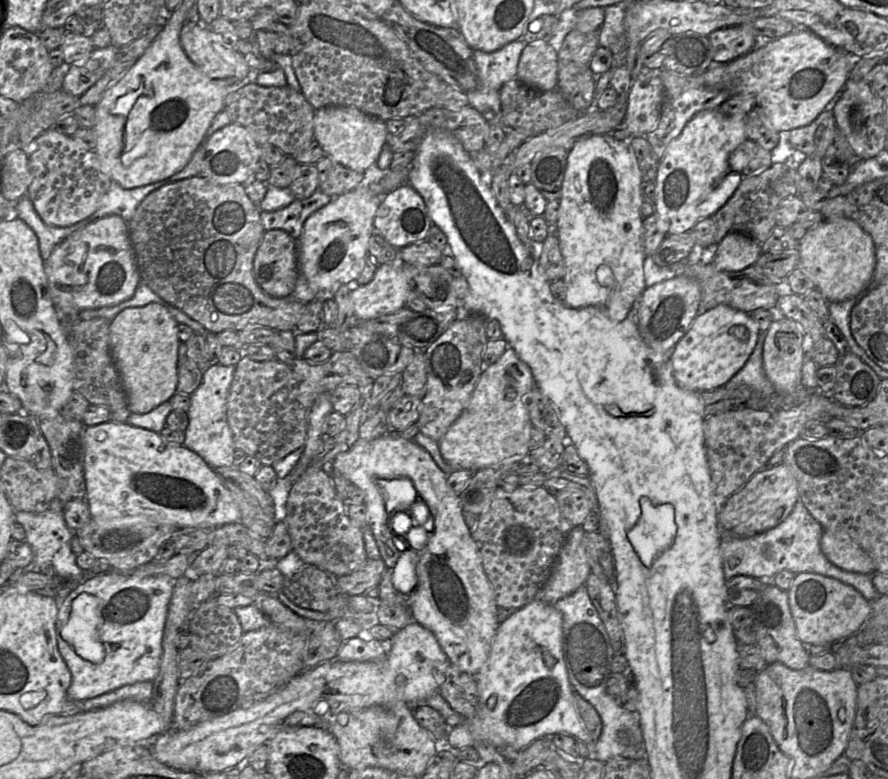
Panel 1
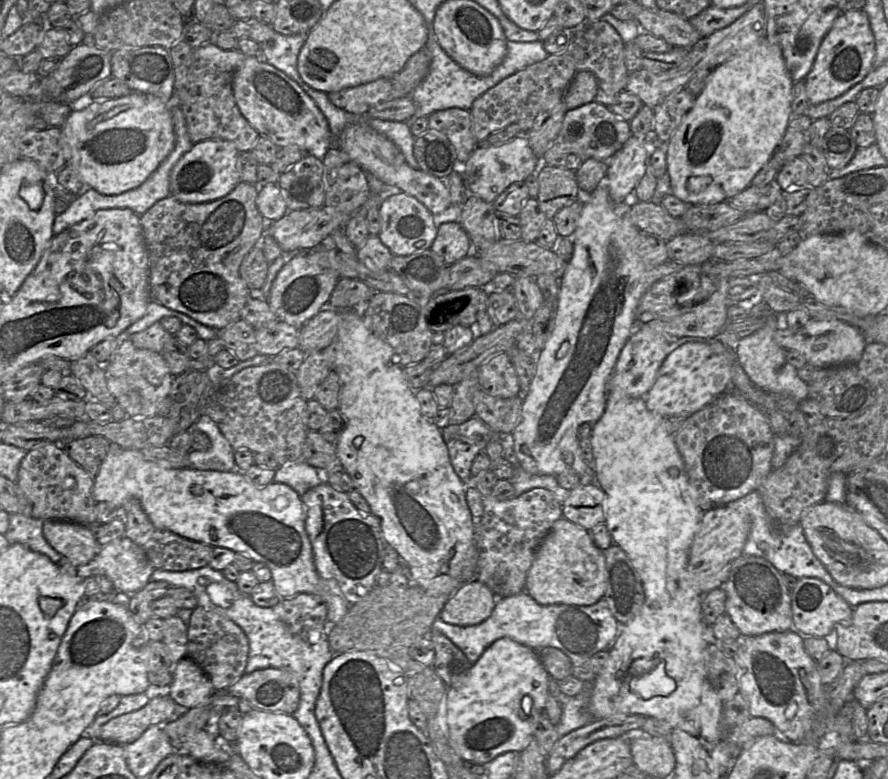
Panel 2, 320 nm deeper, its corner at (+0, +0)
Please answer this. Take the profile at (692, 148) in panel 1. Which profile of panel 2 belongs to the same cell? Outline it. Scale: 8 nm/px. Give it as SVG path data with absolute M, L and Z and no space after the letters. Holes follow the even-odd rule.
M767 38L758 40L749 49L713 69L705 88L666 144L672 194L691 205L713 204L723 202L751 185L752 179L771 159L785 135L791 120L794 83L780 48Z

